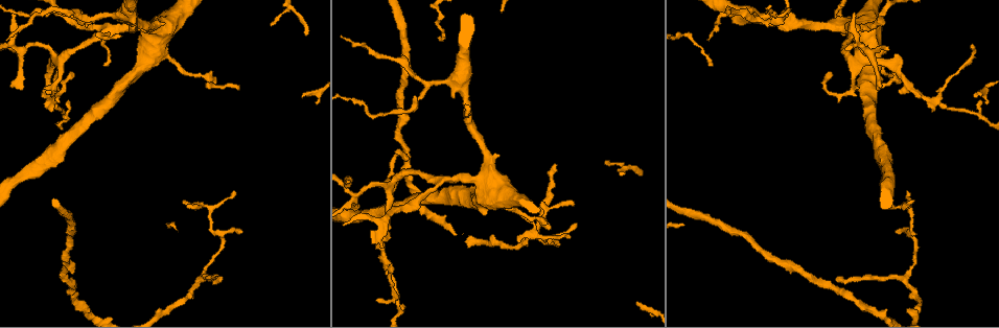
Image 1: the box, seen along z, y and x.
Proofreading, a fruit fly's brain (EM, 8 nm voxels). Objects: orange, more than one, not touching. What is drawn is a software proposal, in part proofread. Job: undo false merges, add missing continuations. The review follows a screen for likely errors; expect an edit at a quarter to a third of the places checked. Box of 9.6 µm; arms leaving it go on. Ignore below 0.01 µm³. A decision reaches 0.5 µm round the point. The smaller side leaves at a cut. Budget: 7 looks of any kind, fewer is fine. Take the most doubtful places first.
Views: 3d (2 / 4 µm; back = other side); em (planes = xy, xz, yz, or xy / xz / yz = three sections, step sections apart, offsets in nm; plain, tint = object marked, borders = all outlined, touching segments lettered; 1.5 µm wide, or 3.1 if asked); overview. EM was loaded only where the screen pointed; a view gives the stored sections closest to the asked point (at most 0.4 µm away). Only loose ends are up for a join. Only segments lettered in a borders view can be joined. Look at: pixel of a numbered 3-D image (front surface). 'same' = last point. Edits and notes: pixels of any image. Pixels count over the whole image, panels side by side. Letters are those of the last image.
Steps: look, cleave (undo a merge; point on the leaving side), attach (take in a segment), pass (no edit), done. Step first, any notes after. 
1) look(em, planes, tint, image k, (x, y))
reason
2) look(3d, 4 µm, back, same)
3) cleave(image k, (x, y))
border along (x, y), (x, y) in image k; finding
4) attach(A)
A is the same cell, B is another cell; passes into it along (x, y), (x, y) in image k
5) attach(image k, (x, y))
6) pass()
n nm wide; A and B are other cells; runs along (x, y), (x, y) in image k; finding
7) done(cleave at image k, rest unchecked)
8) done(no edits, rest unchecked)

look(em, xz, step 4, borders, image 1, (20, 51))

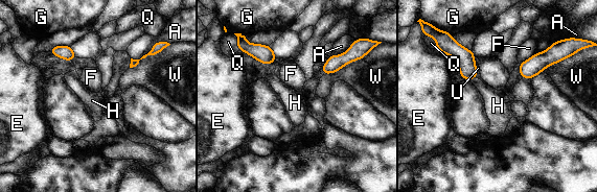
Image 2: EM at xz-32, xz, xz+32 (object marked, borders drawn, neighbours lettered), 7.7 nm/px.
pass()
W touches over 260 nm; A, E, F, G, H, Q, U and W are other cells; border along (476, 77), (469, 79) in image 2; continuous, no second neuron

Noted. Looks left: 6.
look(em, planes, borders, image 1, (273, 24))
tapers out

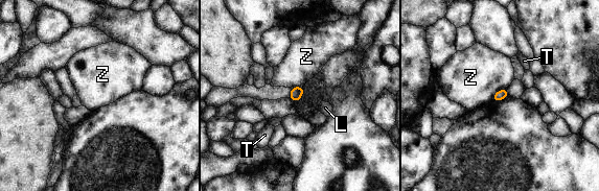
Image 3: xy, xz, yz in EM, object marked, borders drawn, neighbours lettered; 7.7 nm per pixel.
pass()
L, T and Z are other cells; border along (507, 88), (498, 90), (492, 101) in image 3; none of them fits

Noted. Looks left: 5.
look(em, planes, tint, image 1, (756, 18))
a fork

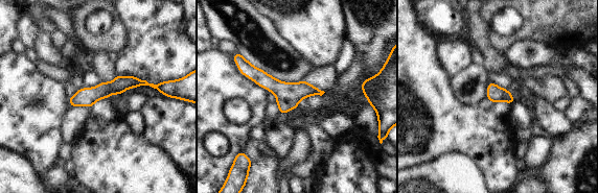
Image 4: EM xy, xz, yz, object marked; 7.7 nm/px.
look(em, planes, borders, same)

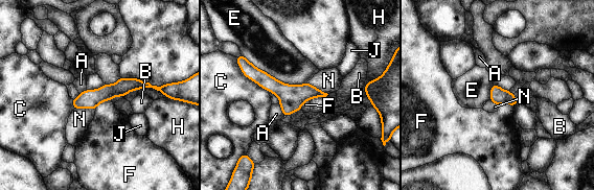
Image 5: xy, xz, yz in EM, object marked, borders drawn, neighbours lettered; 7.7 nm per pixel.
pass()
A, B, C, E, F, H, J and N are other cells; one neuron here

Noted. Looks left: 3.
done(no edits, rest unchecked)

